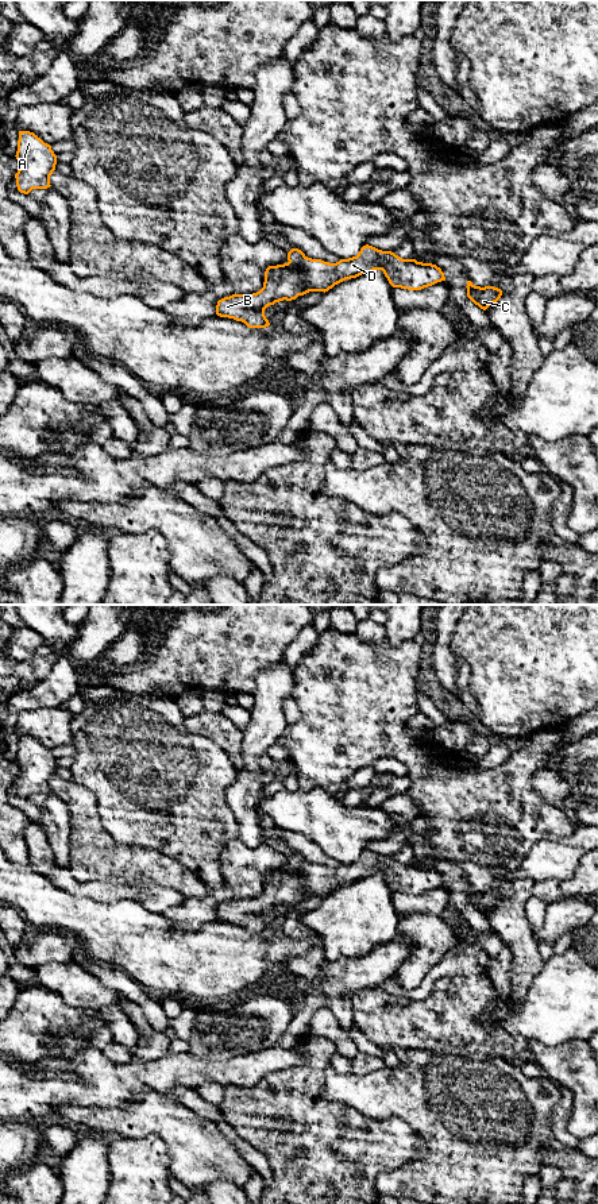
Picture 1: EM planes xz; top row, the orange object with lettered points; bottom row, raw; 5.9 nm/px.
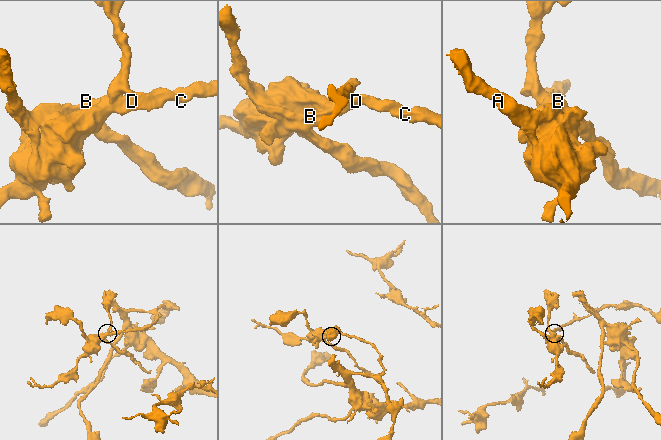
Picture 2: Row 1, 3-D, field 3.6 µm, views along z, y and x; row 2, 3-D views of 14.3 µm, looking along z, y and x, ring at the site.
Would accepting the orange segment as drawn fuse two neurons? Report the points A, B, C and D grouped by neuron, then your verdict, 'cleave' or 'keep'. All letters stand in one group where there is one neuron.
A B / C D | cleave

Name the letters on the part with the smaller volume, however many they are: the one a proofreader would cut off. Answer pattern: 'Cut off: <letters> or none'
Cut off: A, B

